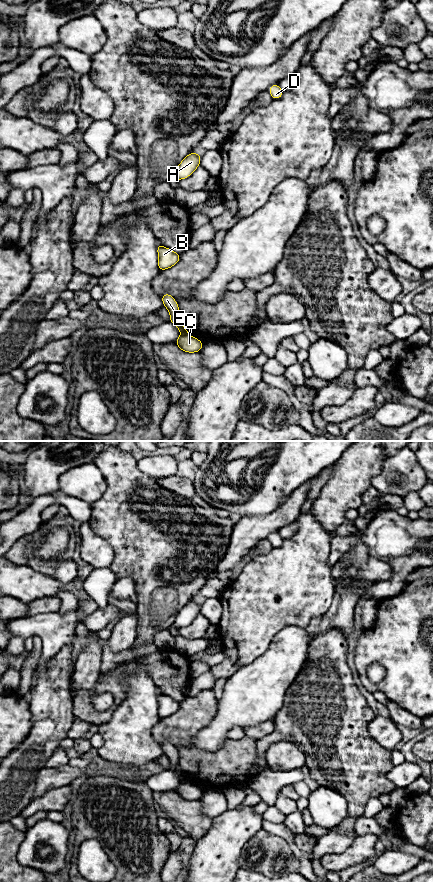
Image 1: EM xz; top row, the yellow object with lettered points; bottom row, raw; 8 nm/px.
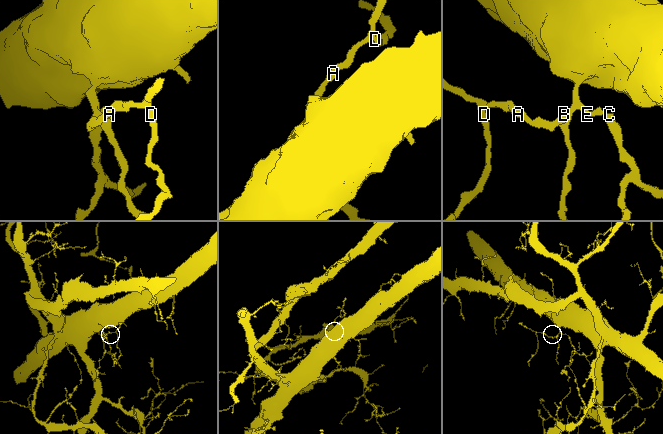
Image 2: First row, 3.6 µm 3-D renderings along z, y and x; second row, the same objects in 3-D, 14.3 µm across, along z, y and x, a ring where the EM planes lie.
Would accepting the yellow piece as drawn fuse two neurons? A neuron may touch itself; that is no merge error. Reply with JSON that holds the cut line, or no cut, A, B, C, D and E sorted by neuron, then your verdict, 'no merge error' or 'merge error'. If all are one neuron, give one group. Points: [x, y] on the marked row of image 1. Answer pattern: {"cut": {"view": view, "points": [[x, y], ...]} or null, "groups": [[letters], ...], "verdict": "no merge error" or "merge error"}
{"cut": {"view": "xz", "points": [[181, 333], [187, 334]]}, "groups": [["A", "B", "D", "E"], ["C"]], "verdict": "merge error"}

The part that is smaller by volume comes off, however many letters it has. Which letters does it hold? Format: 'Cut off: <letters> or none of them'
Cut off: C

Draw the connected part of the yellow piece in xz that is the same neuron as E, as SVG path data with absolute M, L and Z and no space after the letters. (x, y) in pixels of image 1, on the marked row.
M166 293L162 297L162 302L165 308L168 309L170 314L170 322L173 323L180 331L181 334L188 334L187 329L184 327L179 319L179 306L174 300L173 296Z

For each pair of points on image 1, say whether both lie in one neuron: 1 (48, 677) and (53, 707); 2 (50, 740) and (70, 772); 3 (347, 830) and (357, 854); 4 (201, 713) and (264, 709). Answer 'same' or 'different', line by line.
1: same
2: different
3: different
4: different

